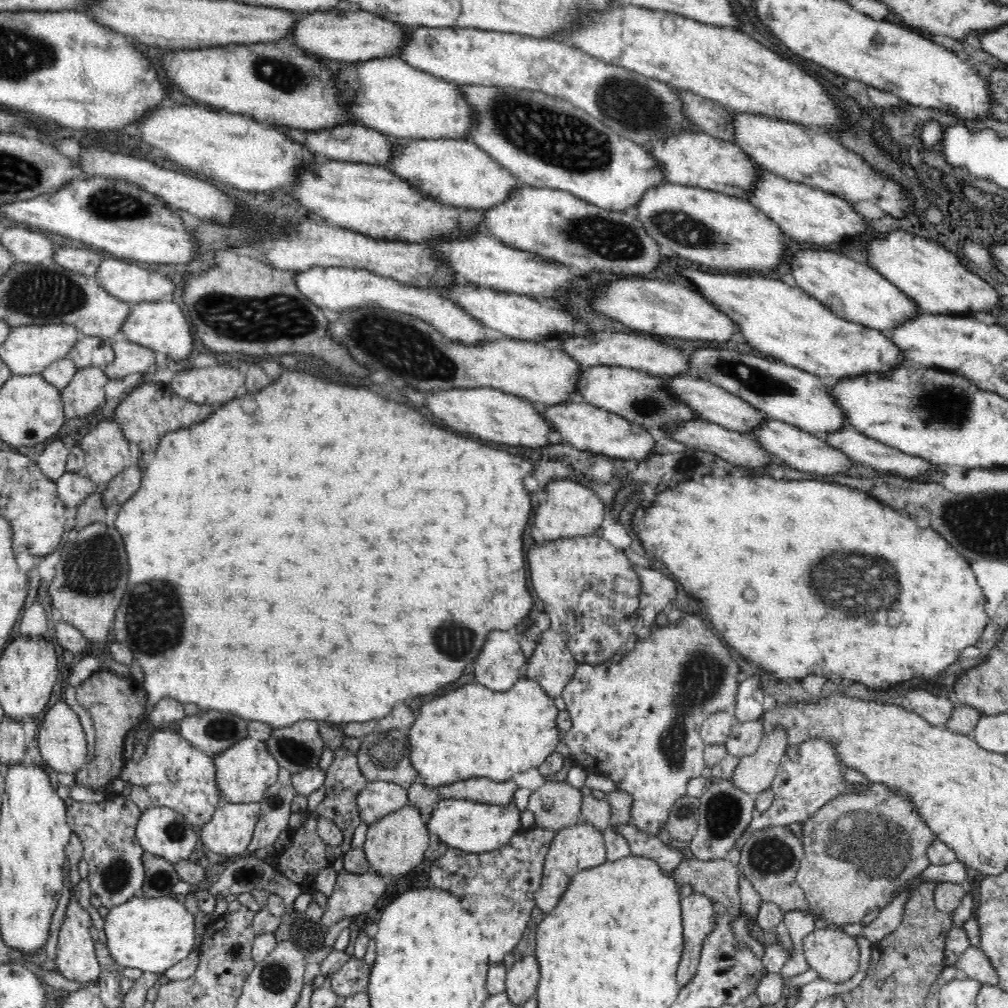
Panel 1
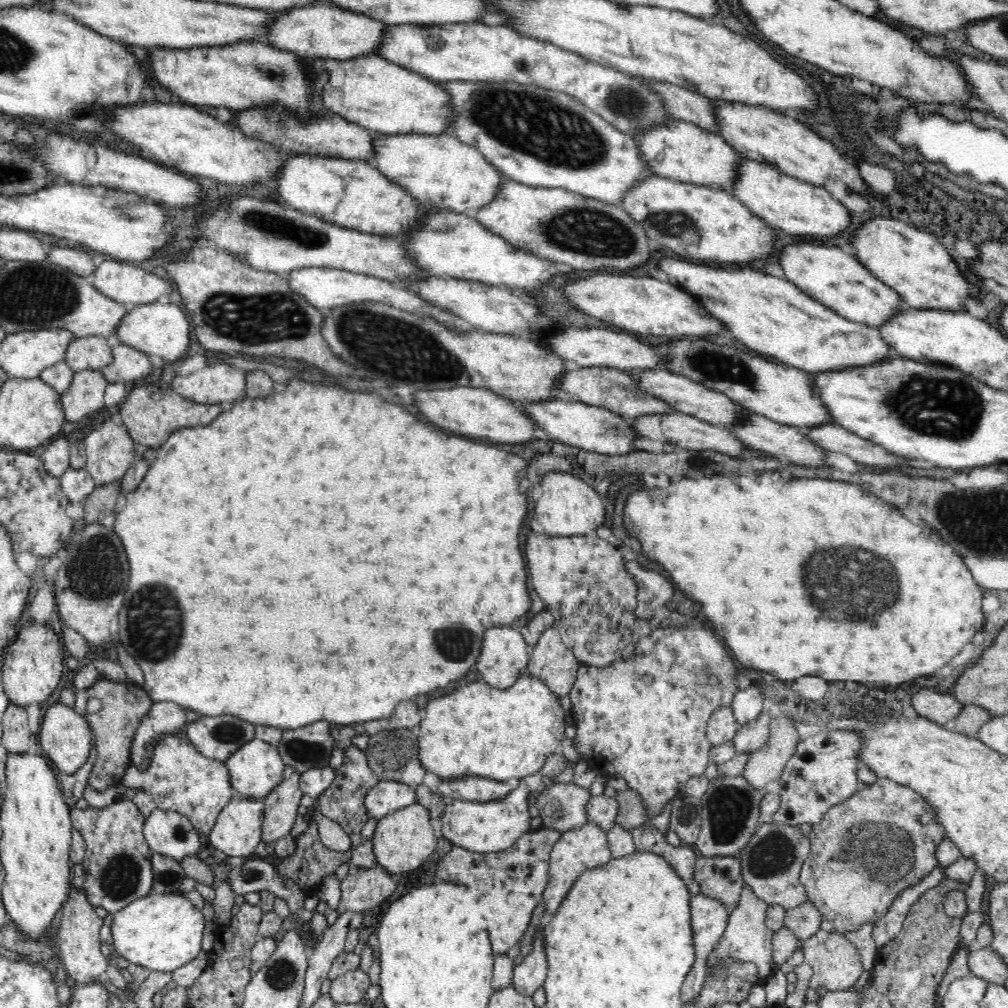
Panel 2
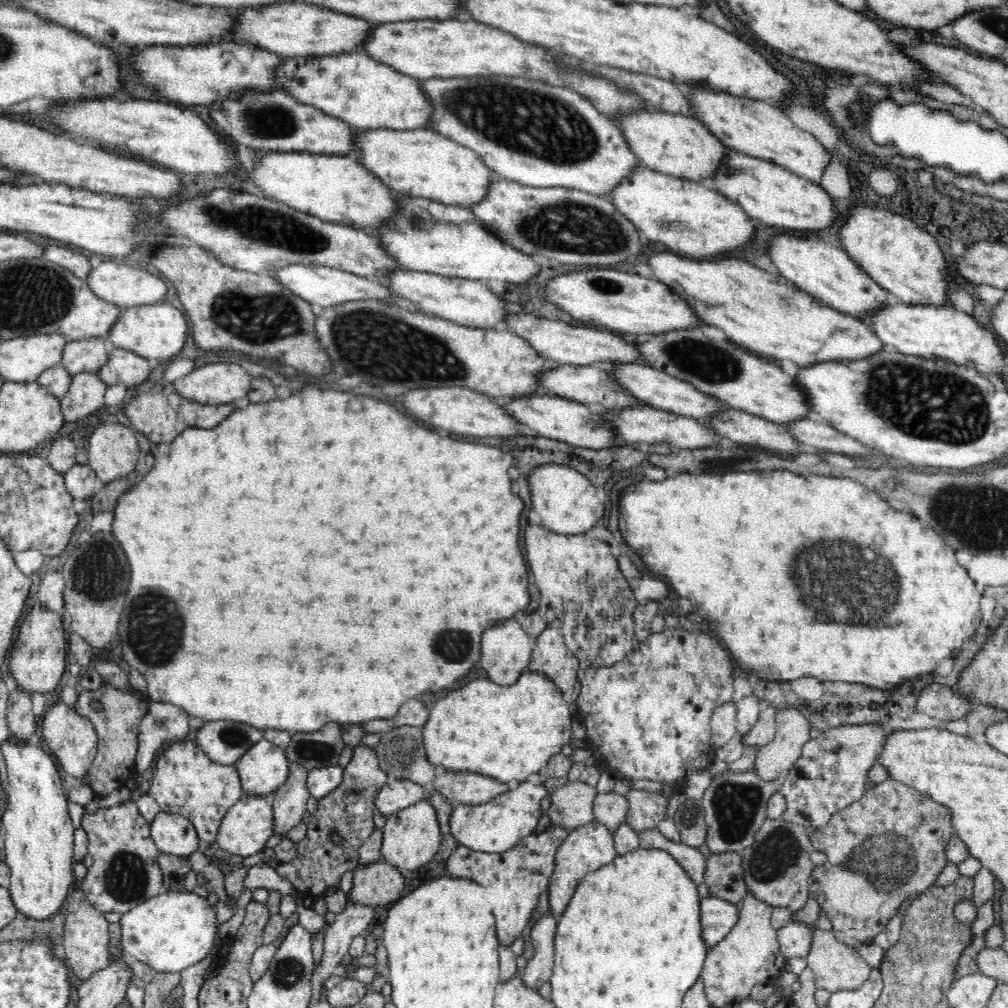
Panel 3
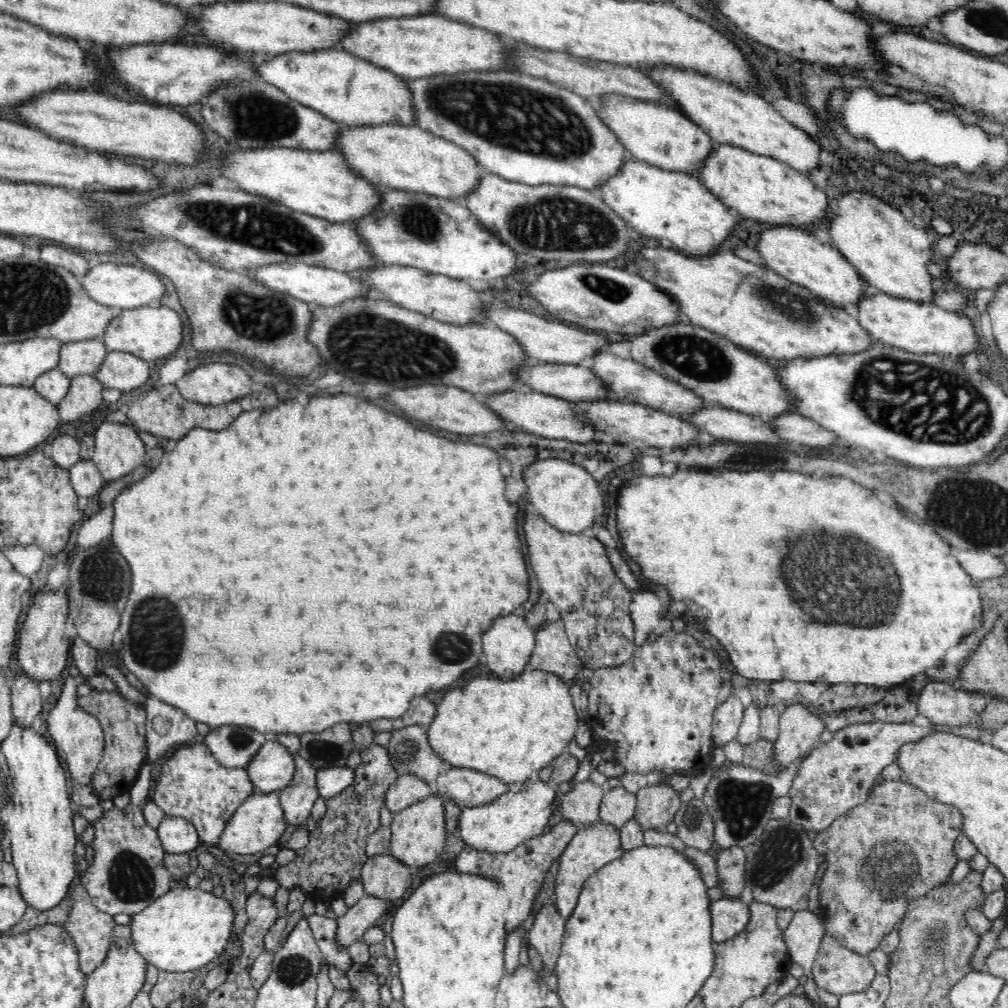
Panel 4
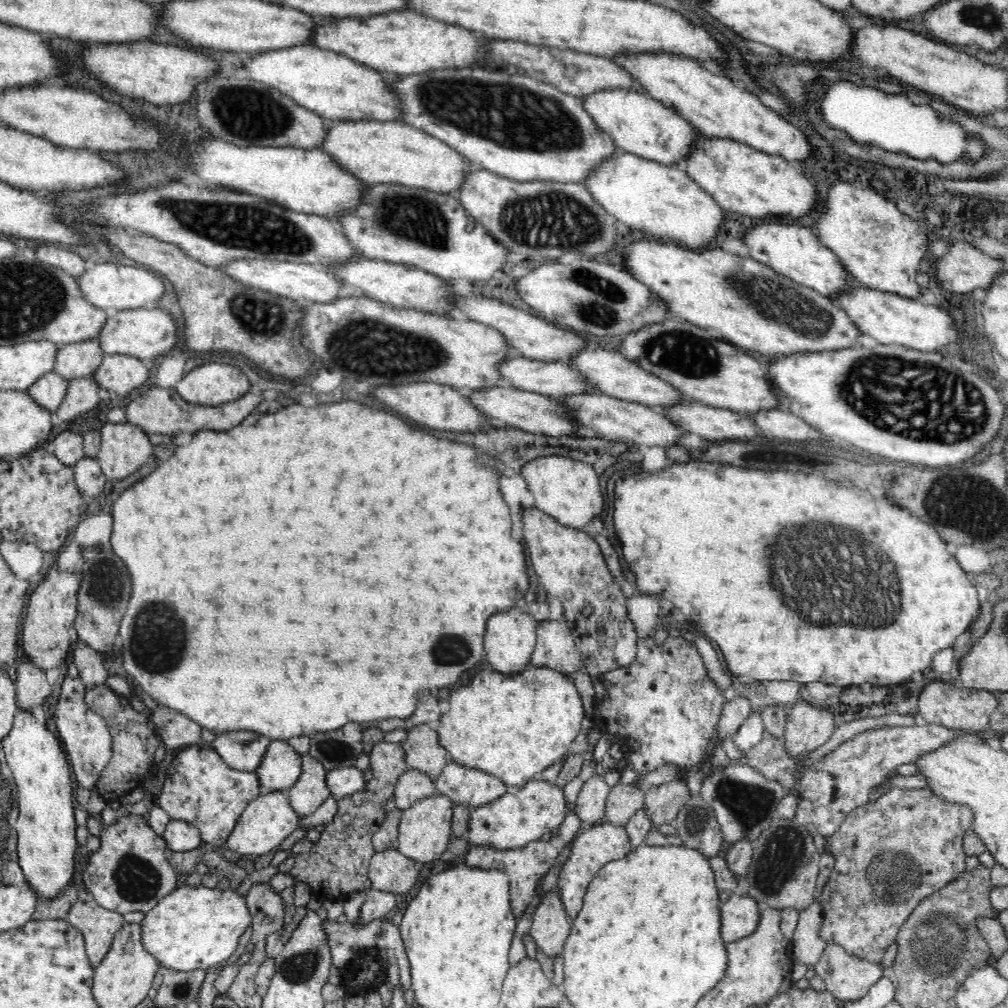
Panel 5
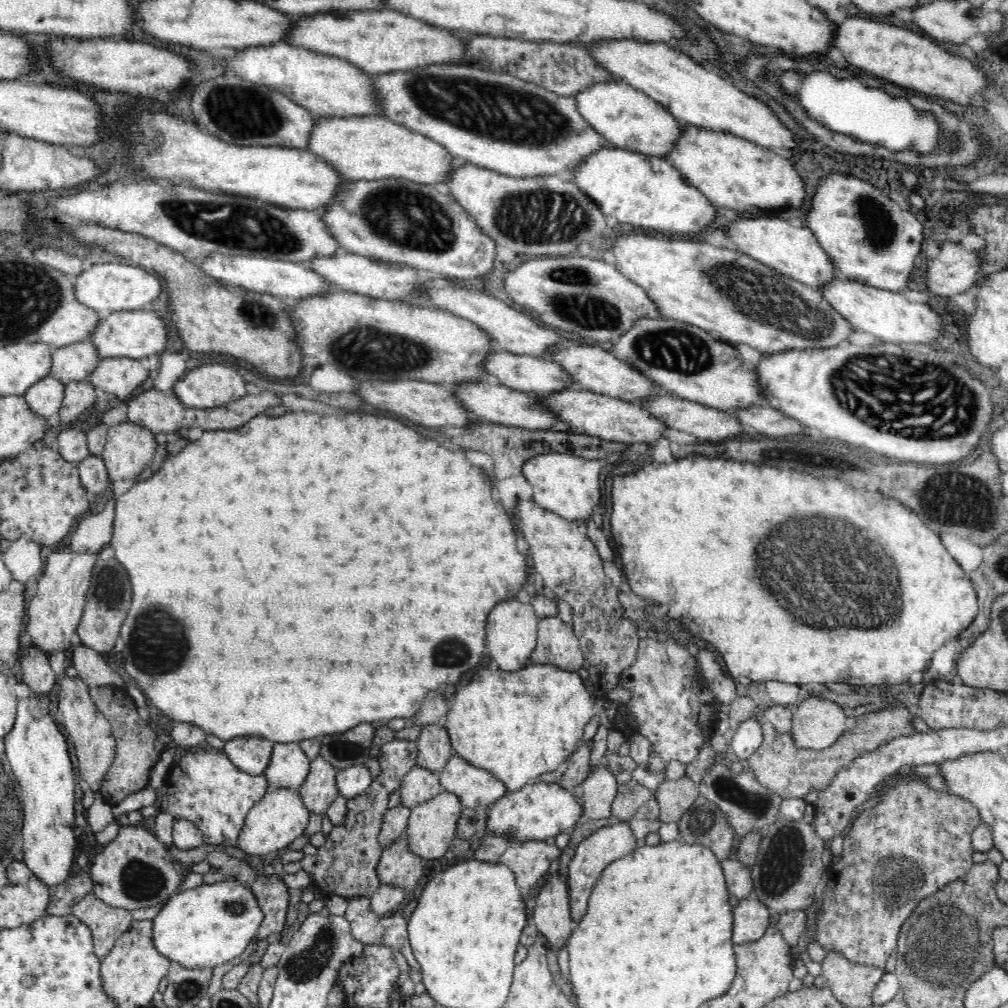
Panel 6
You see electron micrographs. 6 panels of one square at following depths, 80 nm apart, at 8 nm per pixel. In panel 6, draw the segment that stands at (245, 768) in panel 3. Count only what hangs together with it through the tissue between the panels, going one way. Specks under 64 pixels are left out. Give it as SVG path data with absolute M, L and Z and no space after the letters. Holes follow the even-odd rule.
M274 743L263 776L269 790L285 788L298 791L304 784L308 772L310 759L298 743Z

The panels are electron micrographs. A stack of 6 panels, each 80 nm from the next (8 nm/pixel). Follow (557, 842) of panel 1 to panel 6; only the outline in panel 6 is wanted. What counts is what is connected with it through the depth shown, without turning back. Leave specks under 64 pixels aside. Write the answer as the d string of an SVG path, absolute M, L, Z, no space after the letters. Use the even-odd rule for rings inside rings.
M618 823L608 827L601 827L586 840L579 843L575 849L575 855L569 863L568 873L565 876L567 886L567 902L570 903L570 912L573 921L582 920L587 911L587 901L590 898L591 889L598 881L602 870L614 860L618 860L627 854L635 852L639 848L638 839L634 837L628 823Z

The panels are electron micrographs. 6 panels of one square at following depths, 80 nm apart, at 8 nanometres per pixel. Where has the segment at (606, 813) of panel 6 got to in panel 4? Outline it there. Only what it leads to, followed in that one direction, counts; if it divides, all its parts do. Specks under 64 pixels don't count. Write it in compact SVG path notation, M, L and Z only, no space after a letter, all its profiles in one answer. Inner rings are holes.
M590 779L577 782L569 793L559 793L557 796L561 817L578 828L594 824L600 819L600 802L605 791Z

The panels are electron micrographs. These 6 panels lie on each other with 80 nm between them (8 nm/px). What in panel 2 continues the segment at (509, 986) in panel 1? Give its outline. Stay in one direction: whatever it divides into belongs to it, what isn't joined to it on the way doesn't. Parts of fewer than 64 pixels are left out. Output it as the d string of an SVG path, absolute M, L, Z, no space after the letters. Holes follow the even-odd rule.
M540 930L533 943L533 951L527 957L523 957L519 965L514 966L511 986L518 994L532 997L537 988L543 986L546 972L547 964L543 956L543 938Z

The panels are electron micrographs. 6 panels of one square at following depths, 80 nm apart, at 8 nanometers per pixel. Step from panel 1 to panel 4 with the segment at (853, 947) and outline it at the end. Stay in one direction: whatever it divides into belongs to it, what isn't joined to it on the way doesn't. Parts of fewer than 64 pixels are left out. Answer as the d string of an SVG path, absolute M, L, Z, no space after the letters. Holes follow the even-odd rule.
M828 932L823 934L822 940L819 941L818 952L815 954L814 964L811 965L810 975L813 976L811 983L813 983L814 987L822 987L830 994L836 994L836 996L862 992L862 990L866 990L870 986L876 974L876 970L868 957L852 952L842 946Z

